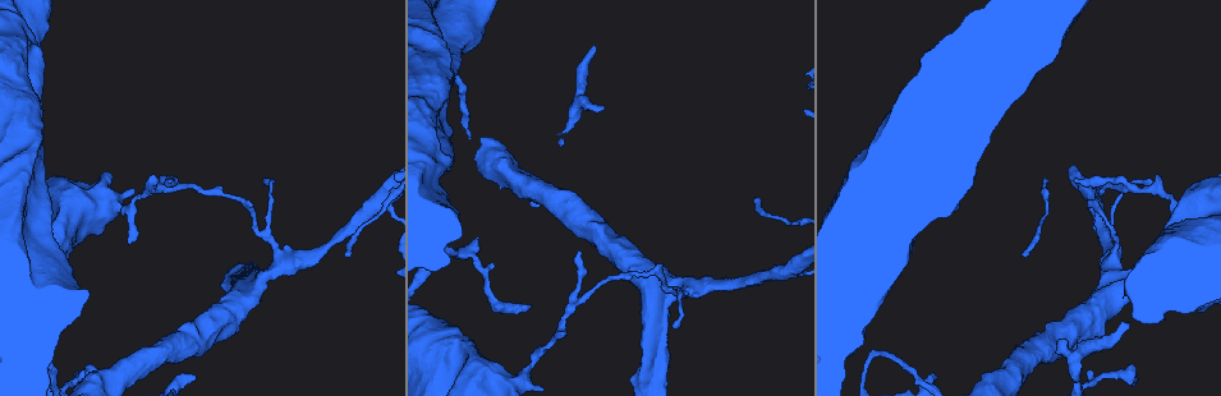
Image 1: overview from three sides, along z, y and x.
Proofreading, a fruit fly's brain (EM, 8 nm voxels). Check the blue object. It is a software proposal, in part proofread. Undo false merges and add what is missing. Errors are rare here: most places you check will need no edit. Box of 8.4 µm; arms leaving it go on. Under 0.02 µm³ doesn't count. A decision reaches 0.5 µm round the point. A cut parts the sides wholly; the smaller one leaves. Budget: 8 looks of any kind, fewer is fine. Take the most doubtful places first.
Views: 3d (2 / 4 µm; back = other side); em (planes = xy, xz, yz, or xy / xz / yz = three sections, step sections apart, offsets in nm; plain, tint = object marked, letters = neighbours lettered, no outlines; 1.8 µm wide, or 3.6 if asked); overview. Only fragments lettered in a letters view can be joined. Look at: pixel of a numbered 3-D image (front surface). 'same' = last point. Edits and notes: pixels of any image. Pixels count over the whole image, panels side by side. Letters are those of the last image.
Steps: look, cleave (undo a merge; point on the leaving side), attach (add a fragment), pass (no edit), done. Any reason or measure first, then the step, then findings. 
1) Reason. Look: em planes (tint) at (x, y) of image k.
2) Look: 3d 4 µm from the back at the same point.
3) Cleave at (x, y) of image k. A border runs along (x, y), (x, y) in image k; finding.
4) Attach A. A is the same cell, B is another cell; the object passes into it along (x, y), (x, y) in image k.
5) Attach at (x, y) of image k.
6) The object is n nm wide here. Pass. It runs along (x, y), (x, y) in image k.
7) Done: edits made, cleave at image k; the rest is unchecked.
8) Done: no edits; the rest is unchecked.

Thick turns thin. Look: em 3.6 µm planes (plain) at (1114, 275) of image 1.

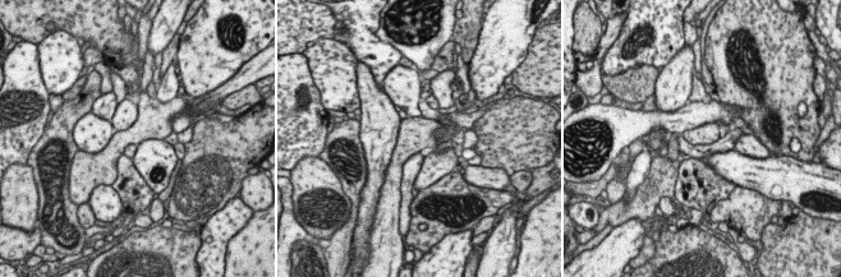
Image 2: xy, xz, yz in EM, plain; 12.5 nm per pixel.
Where the object lies. Look: em 3.6 µm planes (tint) at the same point.

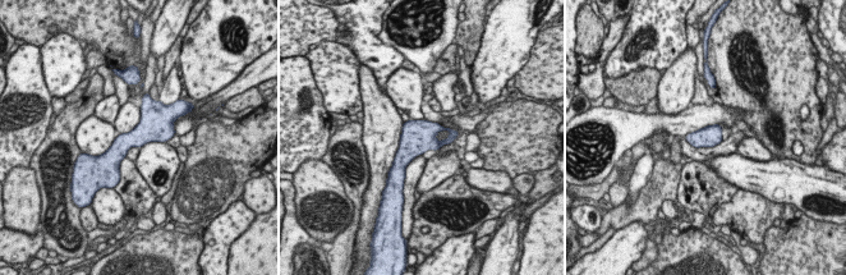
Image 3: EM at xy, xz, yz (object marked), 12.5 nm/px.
Look: em 3.6 µm planes (letters) at the same point.

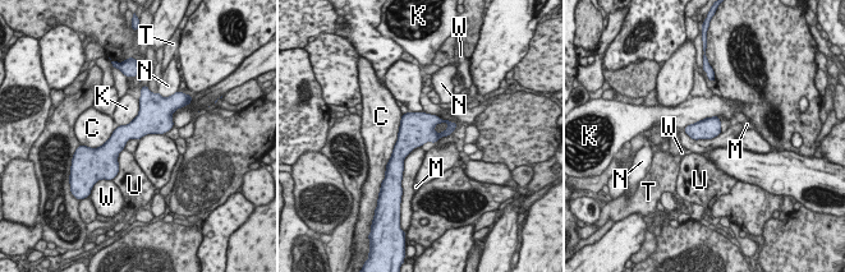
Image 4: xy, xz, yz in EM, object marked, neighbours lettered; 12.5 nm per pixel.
The object is 280 nm wide here. Pass. C, K, M, N, T, U and W are other cells; a border runs along (719, 116), (706, 116), (684, 129) in image 4; continuous, no second cell.

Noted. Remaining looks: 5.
Branch stops here. Look: em planes (tint) at (578, 252) of image 1.

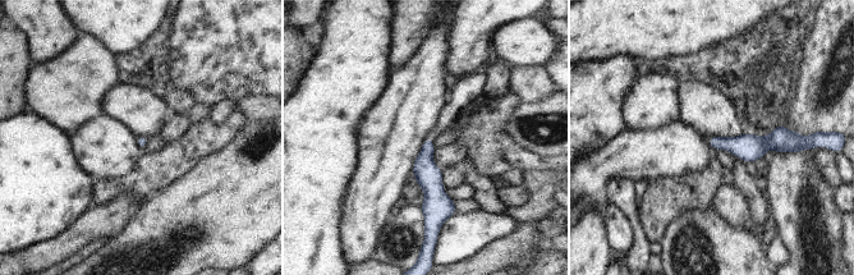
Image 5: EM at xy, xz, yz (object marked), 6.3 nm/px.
Look: em planes (letters) at the same point.

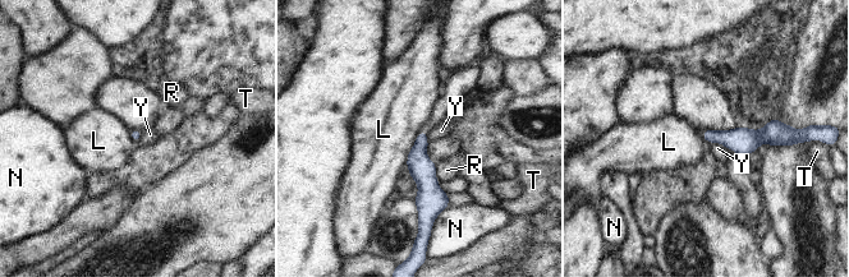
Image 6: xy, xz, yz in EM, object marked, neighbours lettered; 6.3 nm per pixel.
Pass. L, N, R, T and Y are other cells; a border runs along (421, 129), (405, 164) in image 6; none of them fits.

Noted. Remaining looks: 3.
An open end. Look: 3d 2 µm at (604, 108) of image 1.

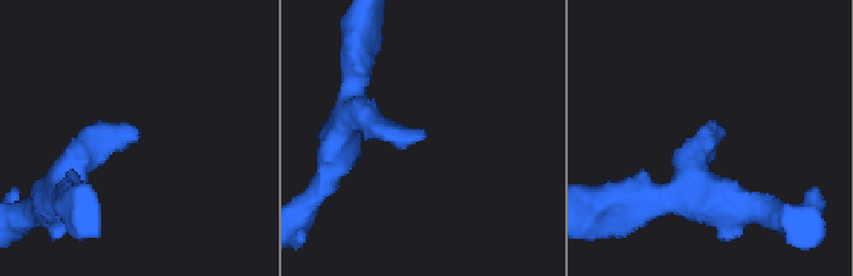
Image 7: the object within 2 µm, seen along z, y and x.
Look: em xz step 4 (tint) at (137, 130) of image 7.

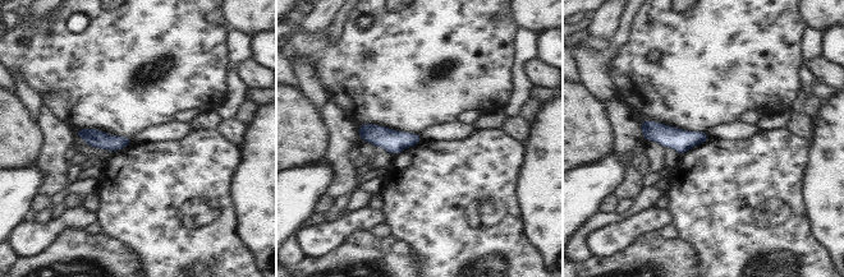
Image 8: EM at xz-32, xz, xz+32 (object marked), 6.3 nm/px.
Another direction. Look: em planes (letters) at the same point.

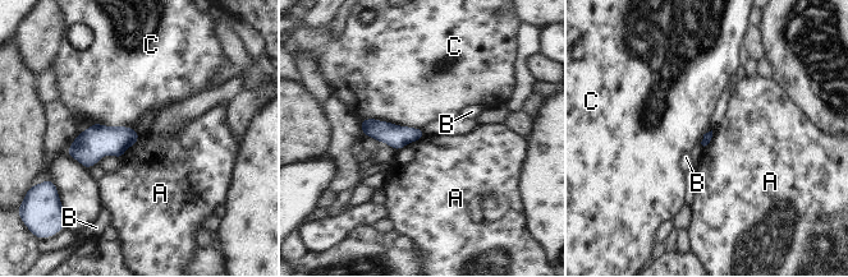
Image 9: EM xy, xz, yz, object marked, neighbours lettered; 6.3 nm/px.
Pass. A, B and C are other cells; a border runs along (425, 135), (395, 151) in image 9; none of them fits.

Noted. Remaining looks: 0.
Done: no edits; the rest is unchecked.

